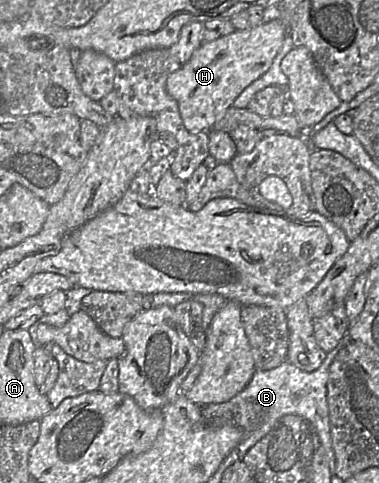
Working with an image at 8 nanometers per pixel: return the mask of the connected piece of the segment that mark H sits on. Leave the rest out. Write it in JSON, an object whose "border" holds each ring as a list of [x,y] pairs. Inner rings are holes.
{"border":[[[275,19],[266,23],[262,22],[254,28],[236,30],[216,40],[202,43],[187,63],[169,75],[166,83],[168,94],[178,103],[179,113],[186,129],[192,133],[210,131],[214,124],[223,117],[226,110],[232,106],[239,94],[270,69],[286,35],[284,24],[281,20]]]}

